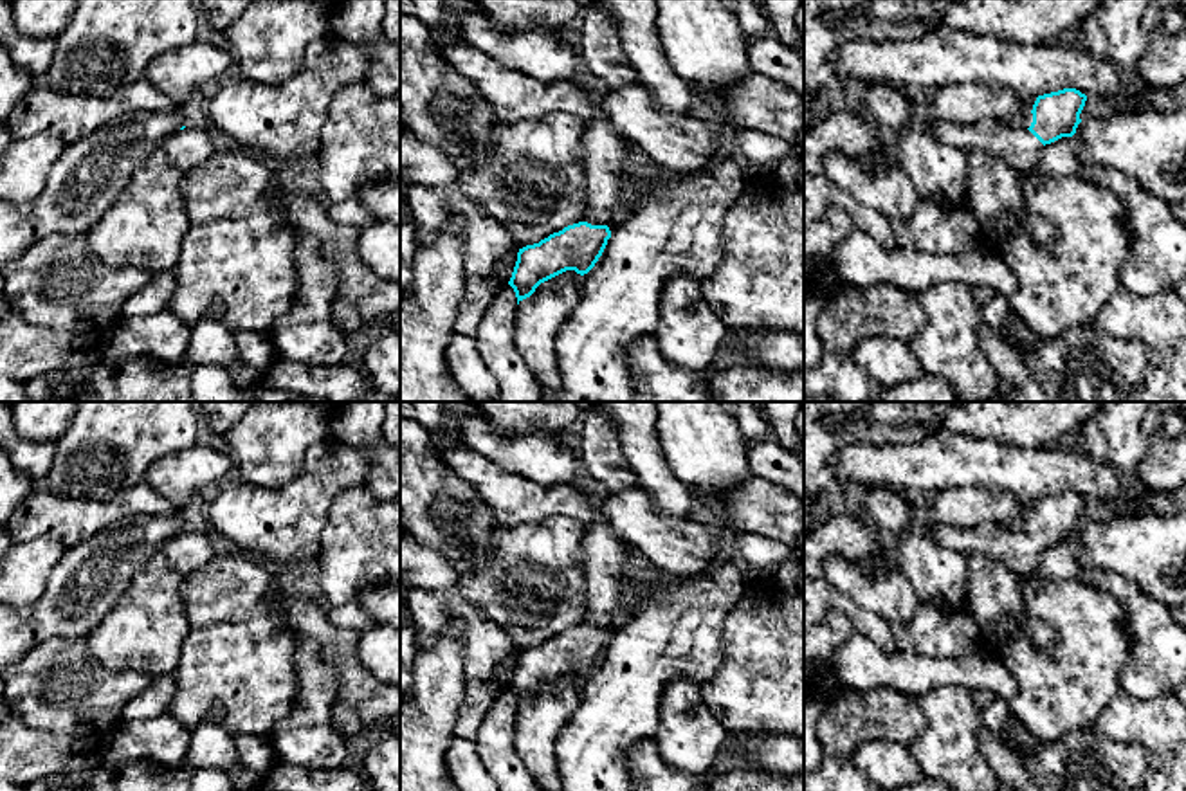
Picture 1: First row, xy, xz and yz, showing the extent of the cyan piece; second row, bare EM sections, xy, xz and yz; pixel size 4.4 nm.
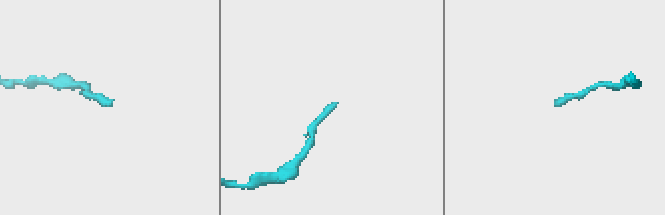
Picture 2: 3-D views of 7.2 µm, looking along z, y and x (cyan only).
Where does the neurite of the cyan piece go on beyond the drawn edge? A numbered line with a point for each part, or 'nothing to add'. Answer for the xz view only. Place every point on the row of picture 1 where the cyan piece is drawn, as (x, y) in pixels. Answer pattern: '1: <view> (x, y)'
1: xz (606, 154)

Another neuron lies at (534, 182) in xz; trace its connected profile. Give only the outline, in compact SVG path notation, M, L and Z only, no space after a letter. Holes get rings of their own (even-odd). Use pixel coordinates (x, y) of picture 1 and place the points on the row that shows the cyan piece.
M548 114L539 121L497 124L494 148L478 169L454 175L461 193L476 200L485 214L501 222L519 249L539 243L568 225L582 222L586 211L586 169L582 137L588 124L570 114Z

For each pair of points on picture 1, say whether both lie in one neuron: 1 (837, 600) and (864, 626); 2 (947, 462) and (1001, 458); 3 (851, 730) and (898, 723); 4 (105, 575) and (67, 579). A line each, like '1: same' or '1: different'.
1: same
2: same
3: same
4: same

